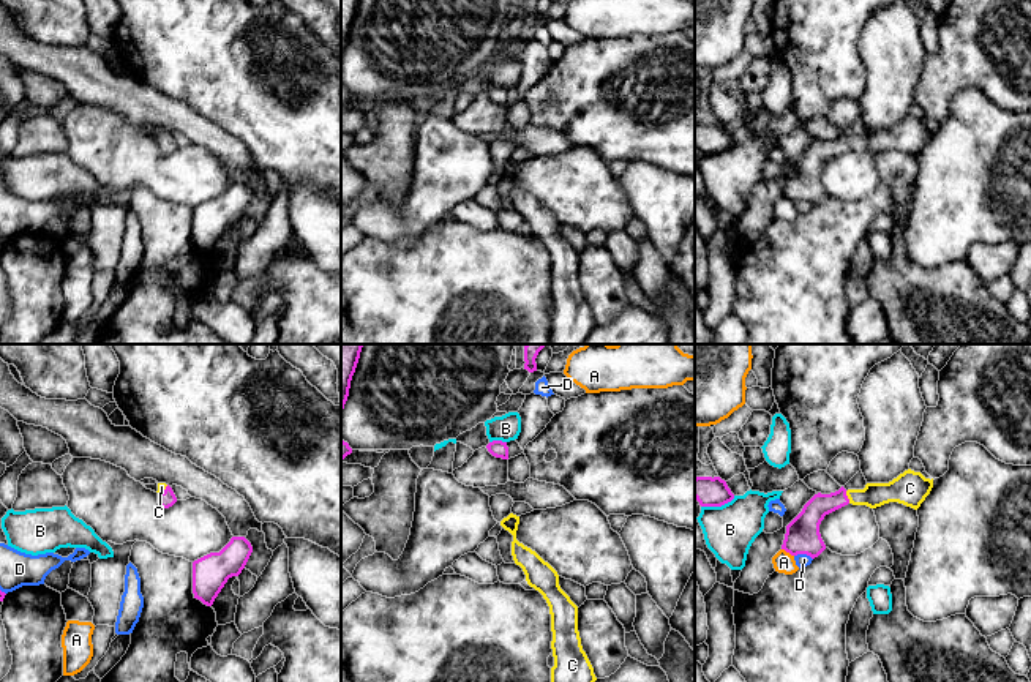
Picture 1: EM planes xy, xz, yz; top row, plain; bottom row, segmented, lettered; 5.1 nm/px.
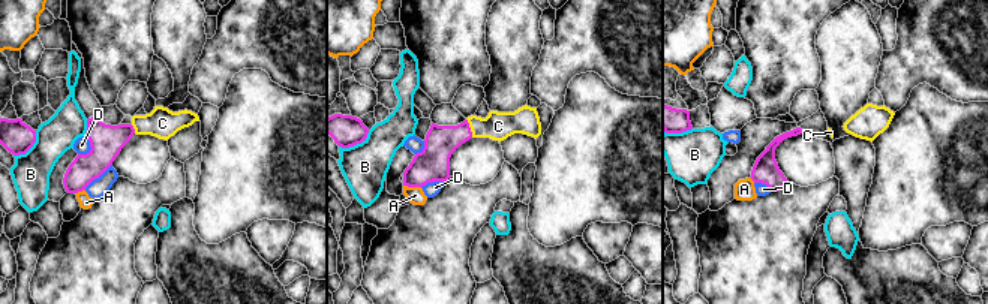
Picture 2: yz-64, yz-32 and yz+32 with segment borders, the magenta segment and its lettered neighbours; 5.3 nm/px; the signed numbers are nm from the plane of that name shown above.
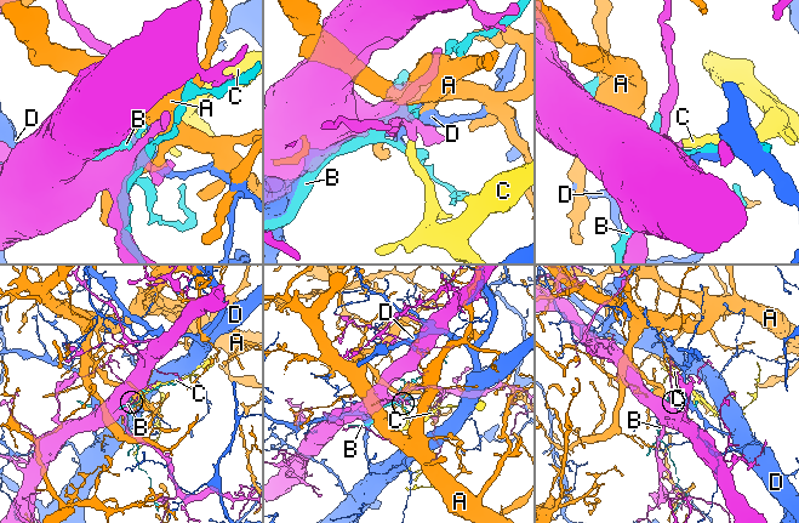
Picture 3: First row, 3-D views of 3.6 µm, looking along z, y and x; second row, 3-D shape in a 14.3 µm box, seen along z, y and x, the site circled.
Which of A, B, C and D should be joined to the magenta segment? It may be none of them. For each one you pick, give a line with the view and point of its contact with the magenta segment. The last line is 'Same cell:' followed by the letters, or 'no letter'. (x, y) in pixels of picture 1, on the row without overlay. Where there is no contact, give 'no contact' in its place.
C: meets magenta in yz at (847, 144)
Same cell: C

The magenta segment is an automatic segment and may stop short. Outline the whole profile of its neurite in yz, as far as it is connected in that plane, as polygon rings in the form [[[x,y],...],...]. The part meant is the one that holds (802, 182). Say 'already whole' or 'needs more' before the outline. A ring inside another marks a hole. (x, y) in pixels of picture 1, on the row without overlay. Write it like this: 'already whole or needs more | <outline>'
needs more | [[[911,115],[900,120],[889,129],[867,129],[864,136],[845,136],[843,133],[830,141],[815,141],[802,158],[786,172],[782,196],[791,202],[807,200],[818,204],[826,191],[819,180],[819,170],[826,161],[848,152],[881,153],[898,148],[917,156],[933,134],[933,125],[925,125]]]

